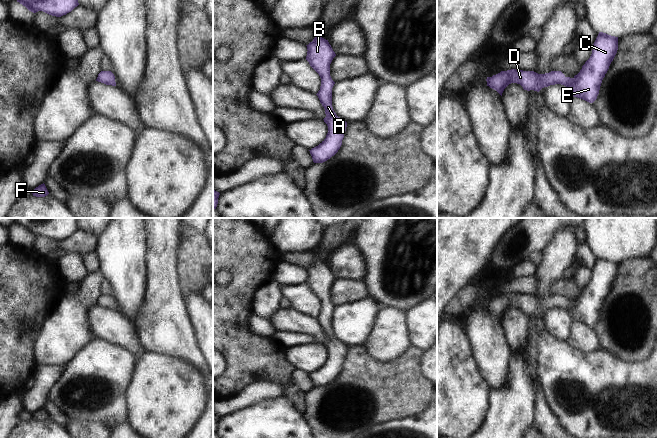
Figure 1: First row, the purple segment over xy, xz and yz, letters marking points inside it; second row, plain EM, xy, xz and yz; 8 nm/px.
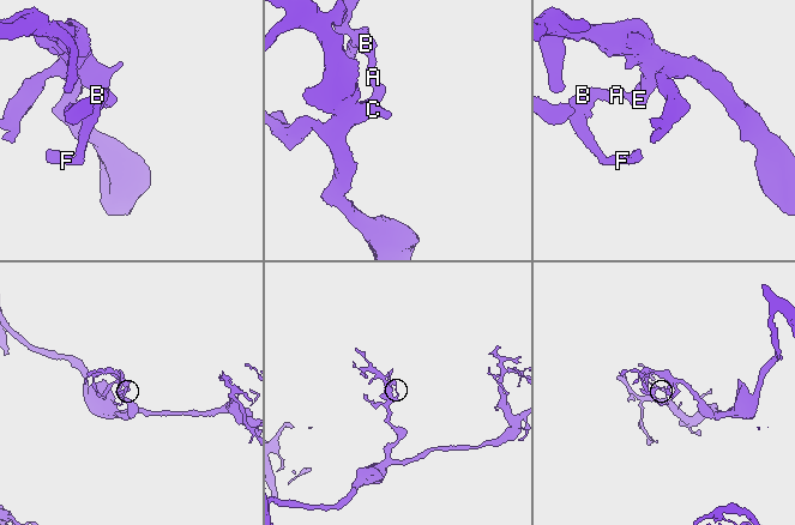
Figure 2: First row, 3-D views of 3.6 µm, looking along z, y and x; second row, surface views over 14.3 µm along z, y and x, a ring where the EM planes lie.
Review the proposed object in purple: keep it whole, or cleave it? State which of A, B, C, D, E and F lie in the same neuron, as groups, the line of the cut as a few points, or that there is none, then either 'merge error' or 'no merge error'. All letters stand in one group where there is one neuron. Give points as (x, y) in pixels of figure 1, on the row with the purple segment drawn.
A B C D E F | no cut | no merge error

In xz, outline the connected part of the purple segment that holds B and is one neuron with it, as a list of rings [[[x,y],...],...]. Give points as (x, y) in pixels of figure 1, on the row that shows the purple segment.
[[[319,36],[315,37],[313,41],[306,46],[308,50],[306,60],[321,78],[320,90],[316,95],[318,96],[320,103],[325,109],[326,117],[323,120],[328,126],[328,133],[326,135],[326,138],[318,146],[312,148],[309,151],[314,163],[323,163],[334,156],[340,149],[346,131],[347,122],[338,117],[332,107],[332,88],[335,82],[330,76],[330,64],[333,58],[336,56],[335,52],[333,51],[328,40]]]

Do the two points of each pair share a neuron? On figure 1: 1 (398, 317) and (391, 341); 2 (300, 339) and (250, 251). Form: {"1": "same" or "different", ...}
{"1": "same", "2": "different"}

